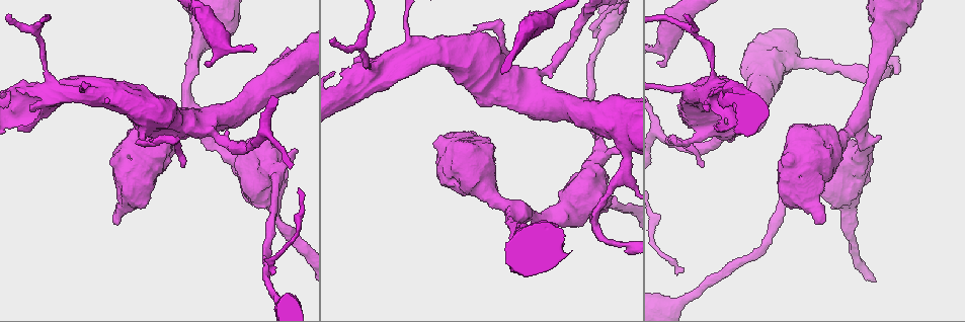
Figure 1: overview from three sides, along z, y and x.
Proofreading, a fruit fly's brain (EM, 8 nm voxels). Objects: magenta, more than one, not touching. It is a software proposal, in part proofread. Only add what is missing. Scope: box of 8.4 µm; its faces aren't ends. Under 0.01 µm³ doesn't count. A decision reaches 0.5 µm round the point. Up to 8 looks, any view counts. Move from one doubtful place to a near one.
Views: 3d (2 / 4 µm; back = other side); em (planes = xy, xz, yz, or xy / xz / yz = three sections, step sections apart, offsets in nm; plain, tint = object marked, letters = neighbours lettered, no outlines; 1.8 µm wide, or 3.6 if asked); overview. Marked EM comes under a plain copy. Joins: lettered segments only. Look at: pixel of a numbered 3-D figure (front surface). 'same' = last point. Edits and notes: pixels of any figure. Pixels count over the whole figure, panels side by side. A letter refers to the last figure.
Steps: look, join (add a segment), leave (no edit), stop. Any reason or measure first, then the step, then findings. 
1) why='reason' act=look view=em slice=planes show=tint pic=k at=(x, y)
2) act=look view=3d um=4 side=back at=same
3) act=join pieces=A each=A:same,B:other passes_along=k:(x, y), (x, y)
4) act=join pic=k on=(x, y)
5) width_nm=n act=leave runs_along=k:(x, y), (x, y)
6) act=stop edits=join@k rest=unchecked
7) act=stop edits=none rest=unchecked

why='free end' act=look view=em slice=xz step=4 show=tint pic=1 at=(507, 54)

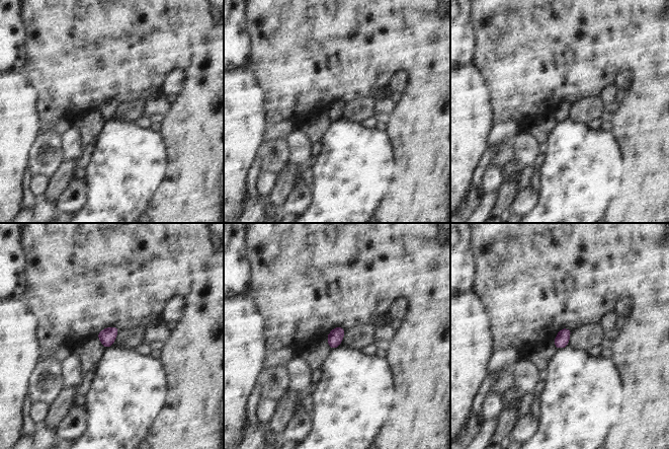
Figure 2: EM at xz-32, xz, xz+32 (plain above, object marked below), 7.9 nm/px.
act=look view=em slice=planes show=letters at=same

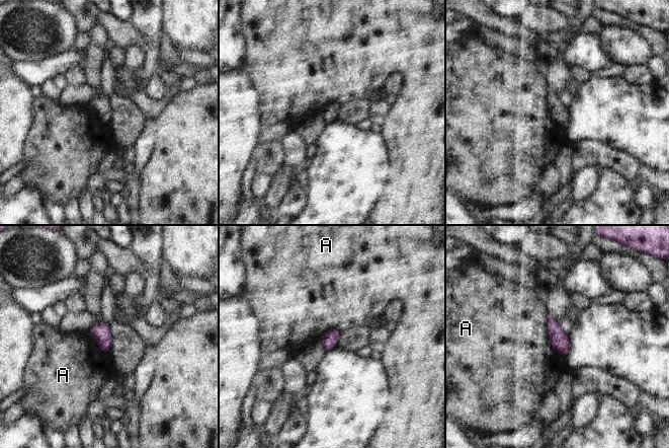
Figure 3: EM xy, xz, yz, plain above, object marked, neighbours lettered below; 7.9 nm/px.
act=leave each=A:other border=3:(549, 314), (548, 338), (558, 352) found='no lettered segment goes on from it'

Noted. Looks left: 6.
why='an open end' act=look view=em slice=planes show=letters pic=1 at=(824, 221)

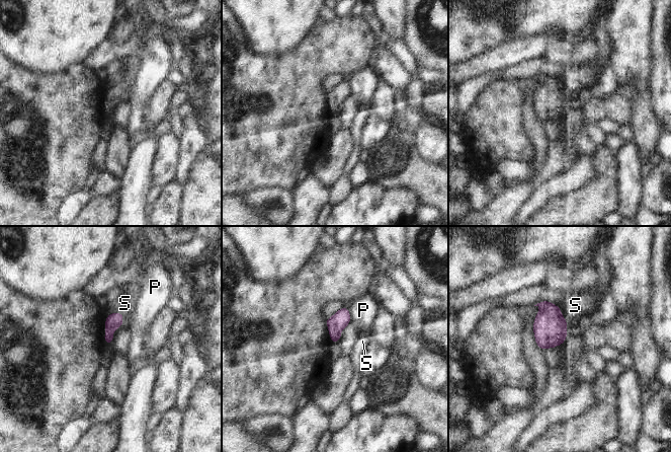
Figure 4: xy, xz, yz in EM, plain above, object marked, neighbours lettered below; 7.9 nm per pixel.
longest_contact=S:140nm act=leave each=P:other,S:other border=4:(107, 315), (120, 313), (123, 316) found='none of them fits'

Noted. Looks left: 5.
act=look view=3d um=2 pic=1 at=(416, 72)

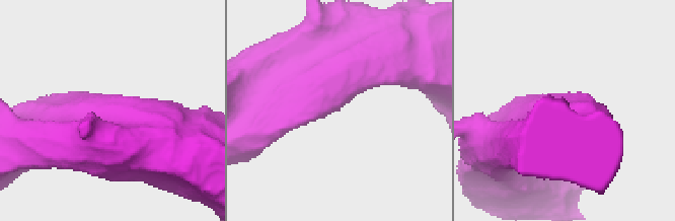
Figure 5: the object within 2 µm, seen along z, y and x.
arm_widths_nm=260,600 why='shape alone is not enough' act=look view=em um=3.6 slice=planes show=letters pic=5 at=(337, 110)

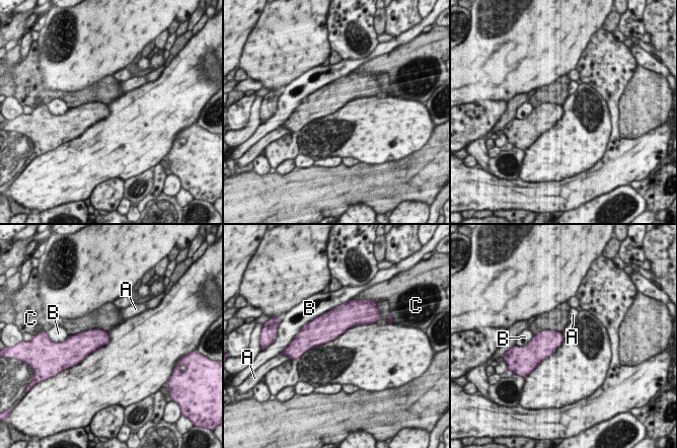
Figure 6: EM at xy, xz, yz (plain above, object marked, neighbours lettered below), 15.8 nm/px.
width_nm=260 act=leave each=A:other,B:other,C:other border=6:(94, 328), (89, 328), (75, 334) found='no lettered segment goes on from it'

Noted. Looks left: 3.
act=stop edits=none rest=unchecked

